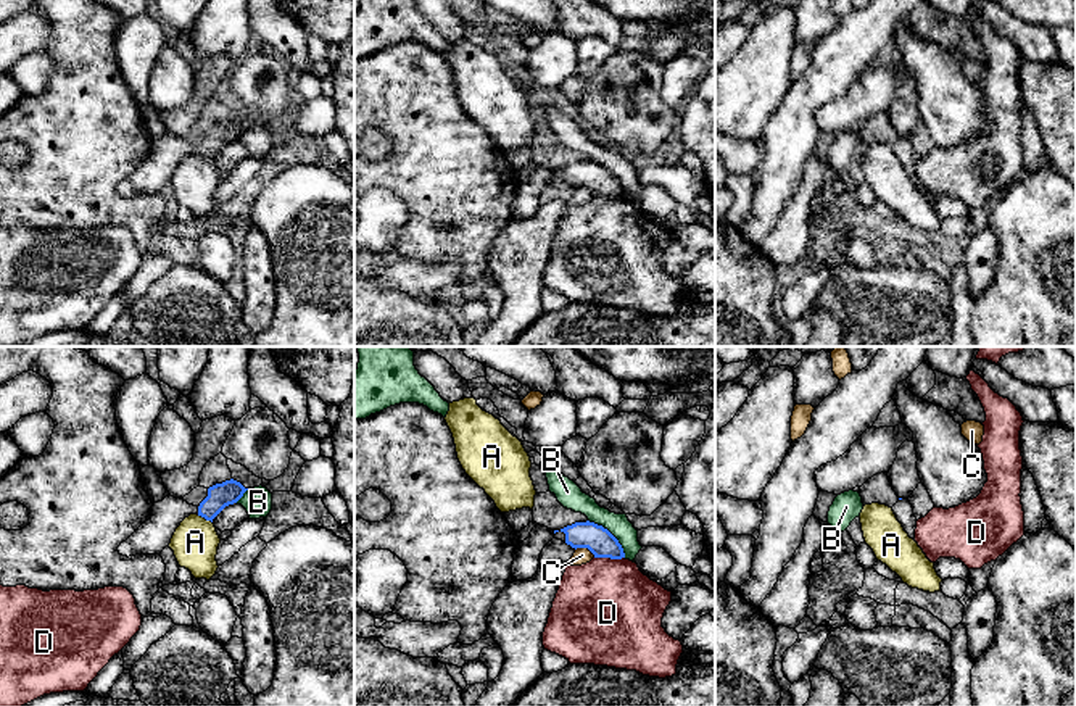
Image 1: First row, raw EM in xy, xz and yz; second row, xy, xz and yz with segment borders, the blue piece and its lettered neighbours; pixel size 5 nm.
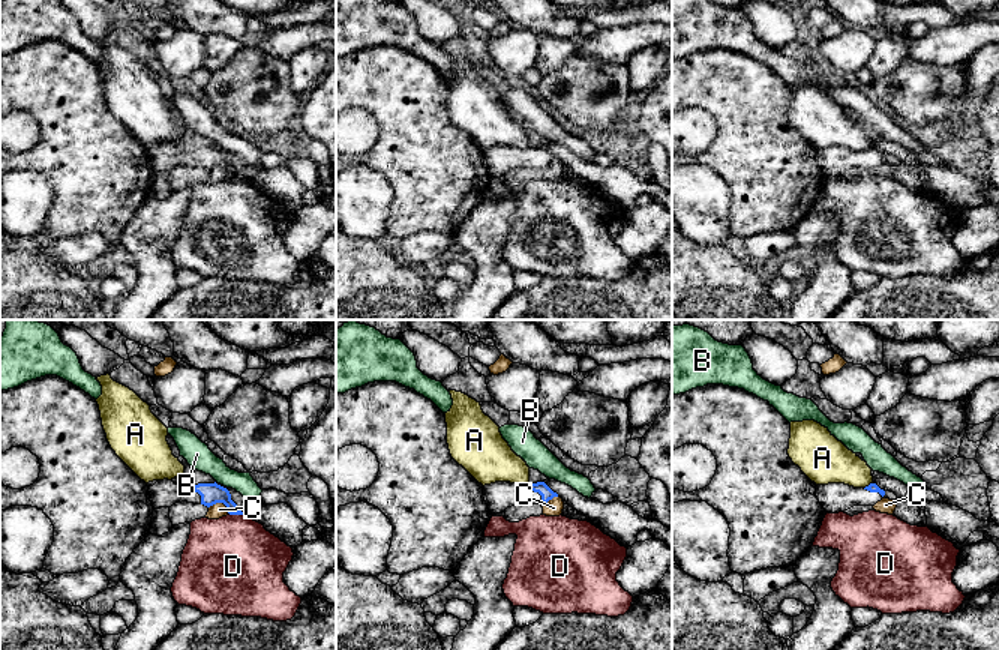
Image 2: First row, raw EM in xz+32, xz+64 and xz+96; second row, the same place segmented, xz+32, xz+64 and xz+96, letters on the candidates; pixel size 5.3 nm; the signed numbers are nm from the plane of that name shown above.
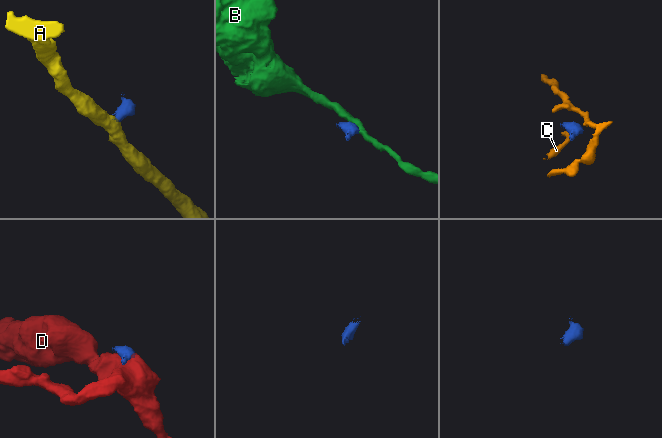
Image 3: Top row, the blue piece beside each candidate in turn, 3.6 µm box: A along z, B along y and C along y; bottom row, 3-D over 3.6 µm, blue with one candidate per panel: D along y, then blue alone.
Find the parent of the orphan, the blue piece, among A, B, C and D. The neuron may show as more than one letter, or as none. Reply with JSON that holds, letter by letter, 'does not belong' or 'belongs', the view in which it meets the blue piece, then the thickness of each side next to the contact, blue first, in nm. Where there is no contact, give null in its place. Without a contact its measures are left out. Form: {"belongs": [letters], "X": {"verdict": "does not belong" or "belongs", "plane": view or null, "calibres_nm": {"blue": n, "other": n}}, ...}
{"belongs": [], "A": {"verdict": "does not belong", "plane": "xy", "calibres_nm": {"blue": 120, "other": 220}}, "B": {"verdict": "does not belong", "plane": "xz", "calibres_nm": {"blue": 140, "other": 110}}, "C": {"verdict": "does not belong", "plane": "xz", "calibres_nm": {"blue": 140, "other": 80}}, "D": {"verdict": "does not belong", "plane": "xz", "calibres_nm": {"blue": 140, "other": 480}}}

